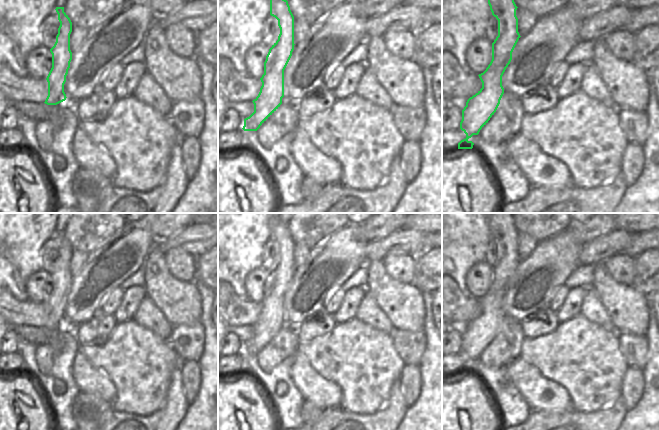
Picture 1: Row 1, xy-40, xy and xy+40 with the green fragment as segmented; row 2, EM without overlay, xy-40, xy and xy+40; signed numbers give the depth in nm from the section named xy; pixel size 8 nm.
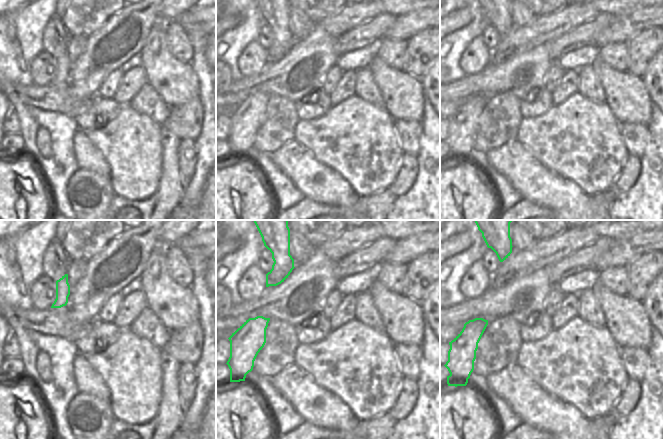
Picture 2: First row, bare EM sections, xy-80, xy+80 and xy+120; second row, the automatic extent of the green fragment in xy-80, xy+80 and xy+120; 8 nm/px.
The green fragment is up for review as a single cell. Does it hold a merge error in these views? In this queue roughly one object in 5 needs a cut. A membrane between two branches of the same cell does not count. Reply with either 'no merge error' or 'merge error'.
no merge error

